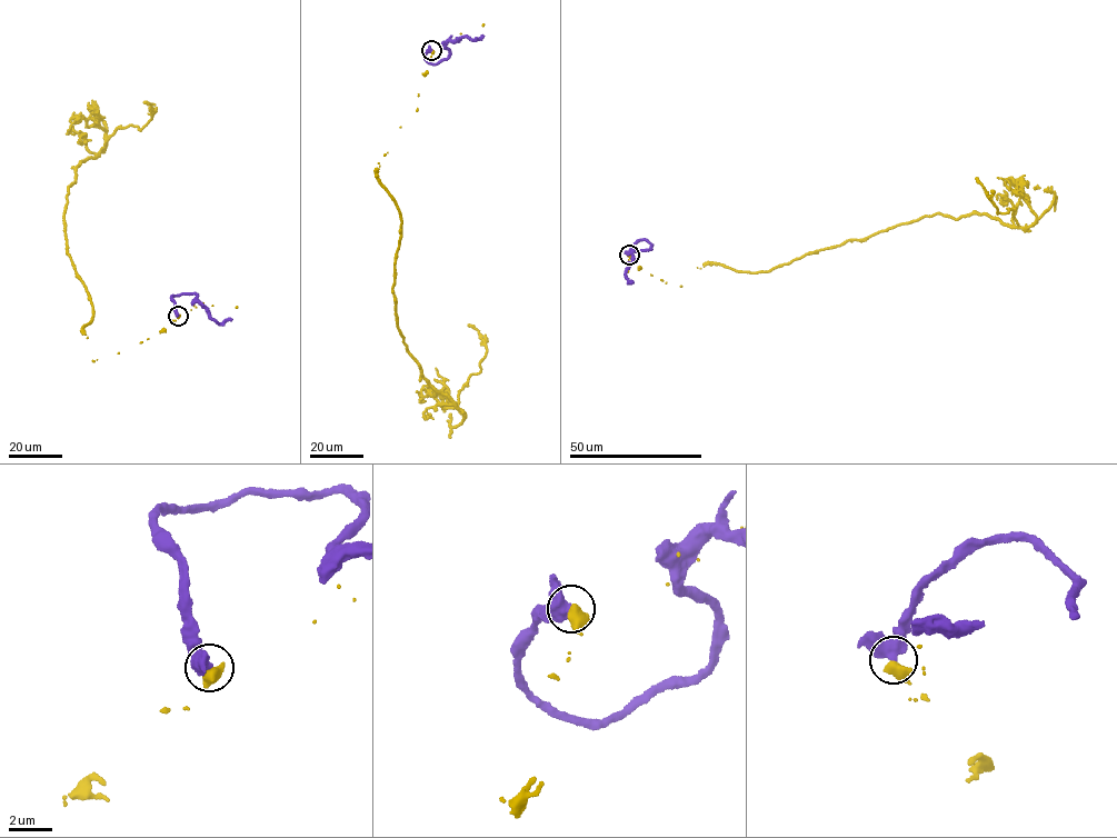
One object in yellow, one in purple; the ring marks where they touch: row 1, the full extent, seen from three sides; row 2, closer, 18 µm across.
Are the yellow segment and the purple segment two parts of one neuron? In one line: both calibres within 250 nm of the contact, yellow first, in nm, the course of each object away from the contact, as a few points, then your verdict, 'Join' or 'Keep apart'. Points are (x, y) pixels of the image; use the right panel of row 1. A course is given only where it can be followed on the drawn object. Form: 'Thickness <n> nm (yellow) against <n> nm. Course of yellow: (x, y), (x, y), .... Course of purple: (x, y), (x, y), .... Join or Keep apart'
Thickness 600 nm (yellow) against 480 nm. Course of yellow: (629, 255), (680, 286), (708, 263), (766, 271), (939, 213), (1018, 226), (1014, 209), (997, 212), (975, 178). Course of purple: (629, 255), (639, 240), (652, 246), (632, 251), (626, 270), (631, 283). Keep apart

